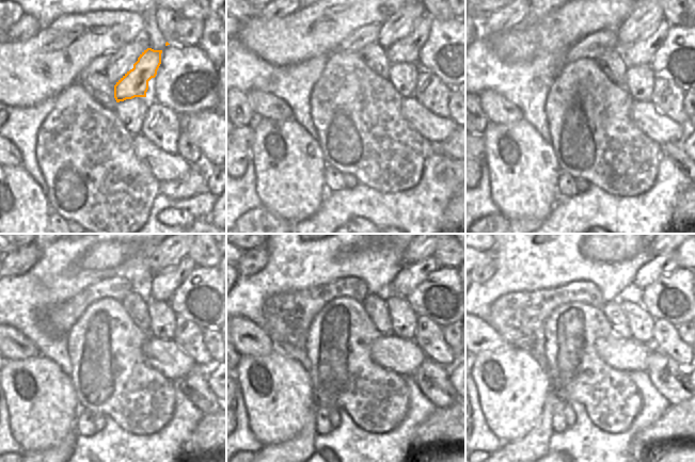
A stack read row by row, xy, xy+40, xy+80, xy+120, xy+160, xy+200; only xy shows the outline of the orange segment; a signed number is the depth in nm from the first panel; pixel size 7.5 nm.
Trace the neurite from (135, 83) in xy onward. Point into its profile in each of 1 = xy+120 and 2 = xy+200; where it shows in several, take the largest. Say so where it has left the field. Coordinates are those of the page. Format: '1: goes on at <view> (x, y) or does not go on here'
1: goes on at xy+120 (161, 287)
2: goes on at xy+200 (660, 265)

